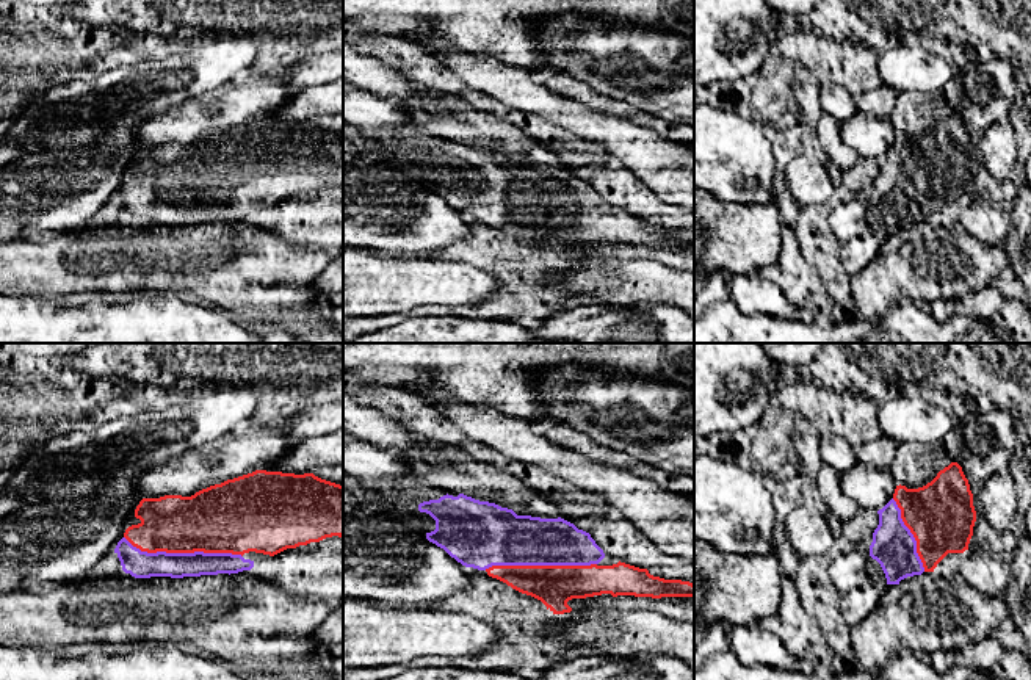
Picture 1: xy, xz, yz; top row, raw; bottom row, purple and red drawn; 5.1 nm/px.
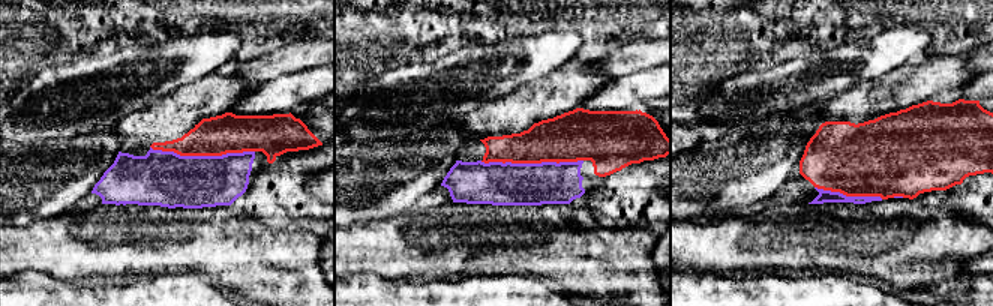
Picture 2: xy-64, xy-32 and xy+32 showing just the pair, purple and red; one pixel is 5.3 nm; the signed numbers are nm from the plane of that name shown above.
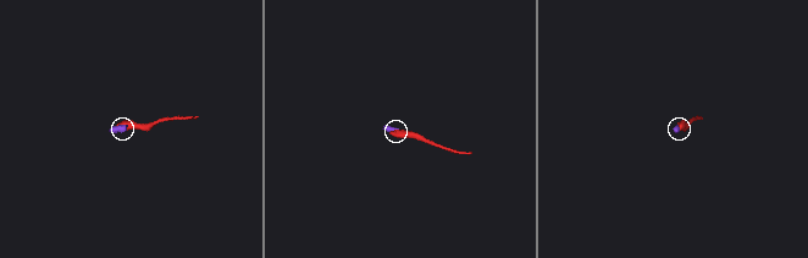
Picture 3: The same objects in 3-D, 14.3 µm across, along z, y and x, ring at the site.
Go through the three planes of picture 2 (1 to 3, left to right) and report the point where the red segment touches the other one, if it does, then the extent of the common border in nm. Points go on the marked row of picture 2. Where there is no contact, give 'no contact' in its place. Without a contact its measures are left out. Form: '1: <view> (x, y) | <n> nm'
1: xy-64 (203, 156) | 550 nm
2: xy-32 (531, 164) | 550 nm
3: xy+32 (849, 197) | 380 nm

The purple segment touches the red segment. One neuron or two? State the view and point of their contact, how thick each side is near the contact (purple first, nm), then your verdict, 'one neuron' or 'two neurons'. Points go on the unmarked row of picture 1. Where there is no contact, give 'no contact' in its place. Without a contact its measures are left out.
xy (184, 202) | 140/340 nm | one neuron

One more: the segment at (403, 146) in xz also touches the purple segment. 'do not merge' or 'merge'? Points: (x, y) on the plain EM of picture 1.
merge

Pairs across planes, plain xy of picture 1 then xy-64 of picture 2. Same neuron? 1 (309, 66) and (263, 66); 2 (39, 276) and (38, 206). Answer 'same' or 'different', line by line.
1: same
2: different

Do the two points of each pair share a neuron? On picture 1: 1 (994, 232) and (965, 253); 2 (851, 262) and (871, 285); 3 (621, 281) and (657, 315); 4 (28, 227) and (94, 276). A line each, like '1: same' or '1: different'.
1: different
2: different
3: different
4: different

